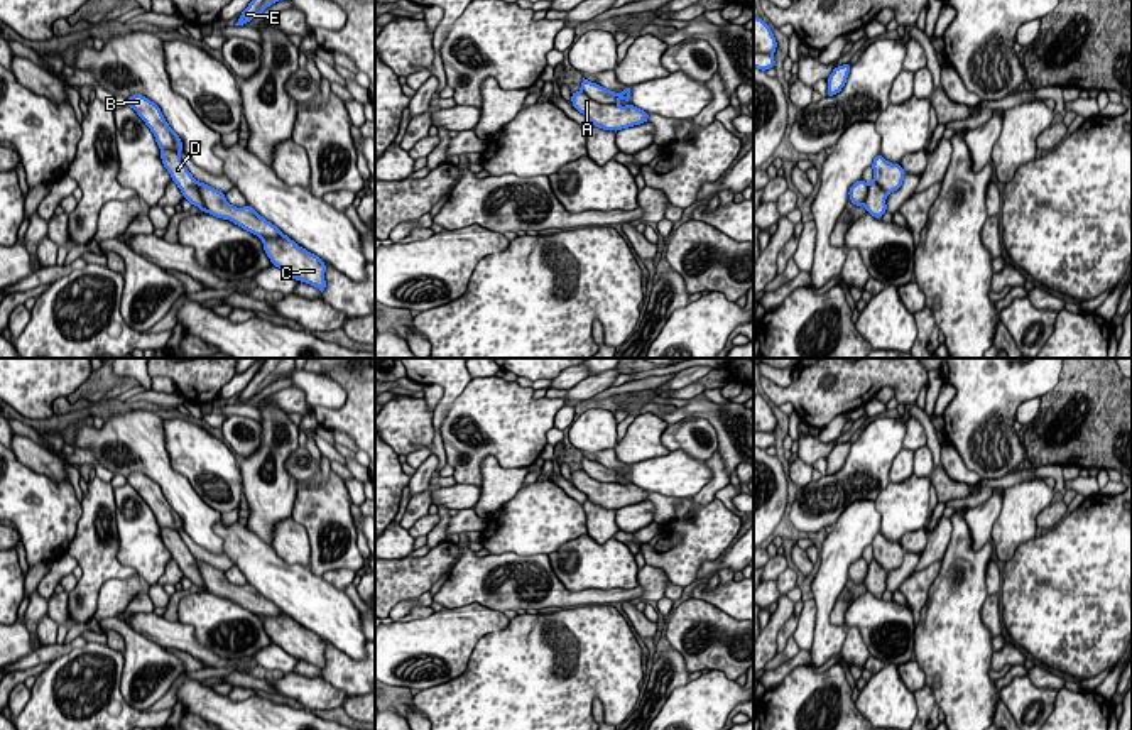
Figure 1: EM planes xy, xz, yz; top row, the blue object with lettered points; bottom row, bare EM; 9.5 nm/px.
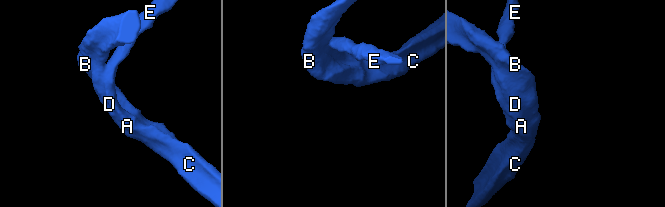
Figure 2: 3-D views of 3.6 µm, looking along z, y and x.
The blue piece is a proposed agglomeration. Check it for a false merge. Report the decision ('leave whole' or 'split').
leave whole

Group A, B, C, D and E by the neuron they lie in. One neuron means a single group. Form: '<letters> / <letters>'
A B C D E

